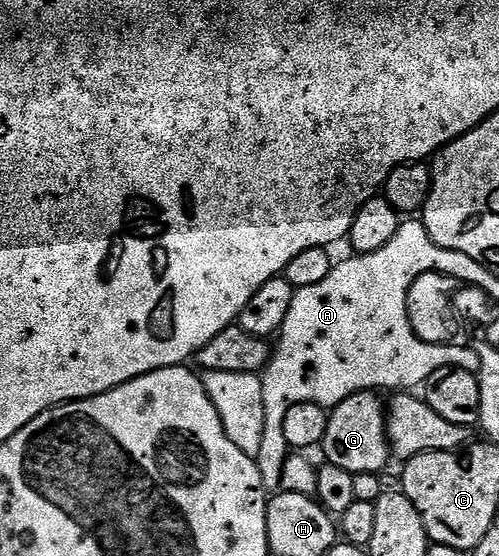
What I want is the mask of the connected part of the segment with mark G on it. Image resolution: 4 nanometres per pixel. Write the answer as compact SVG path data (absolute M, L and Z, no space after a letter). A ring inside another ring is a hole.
M375 391L355 393L349 399L345 399L330 410L327 419L327 430L323 436L321 452L324 453L326 464L345 467L350 473L378 473L384 472L389 458L389 442L387 440L387 414L385 412L385 401L382 401L380 394Z

